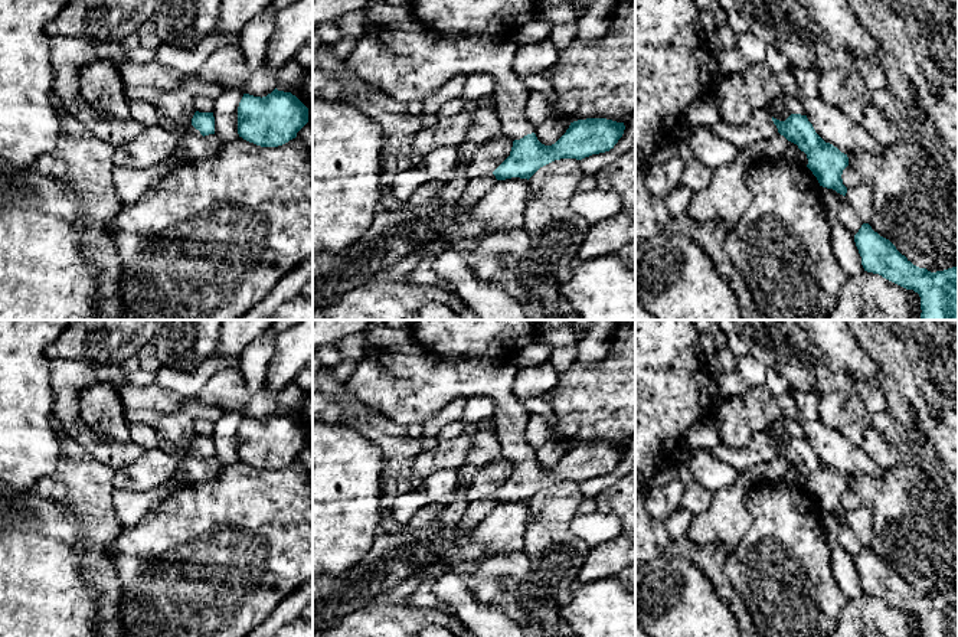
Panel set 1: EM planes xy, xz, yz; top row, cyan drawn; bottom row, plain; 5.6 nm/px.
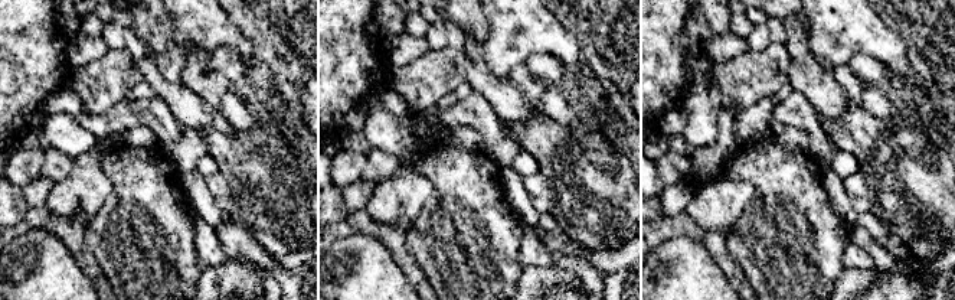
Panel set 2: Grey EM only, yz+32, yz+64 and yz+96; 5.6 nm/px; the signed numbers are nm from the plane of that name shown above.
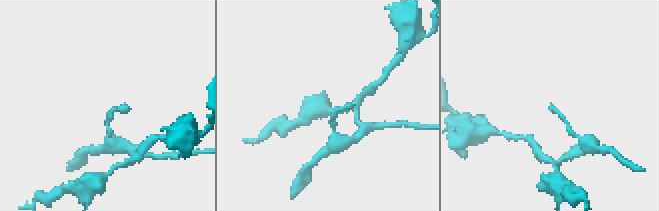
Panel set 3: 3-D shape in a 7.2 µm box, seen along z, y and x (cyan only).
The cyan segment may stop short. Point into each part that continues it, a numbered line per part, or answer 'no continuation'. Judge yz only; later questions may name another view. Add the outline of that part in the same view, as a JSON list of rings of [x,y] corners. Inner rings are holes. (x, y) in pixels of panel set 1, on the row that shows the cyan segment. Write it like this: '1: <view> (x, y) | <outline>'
1: yz (759, 127) | [[[756,108],[752,117],[742,125],[720,121],[707,127],[716,137],[732,144],[740,153],[752,143],[771,140],[779,134],[766,108]]]

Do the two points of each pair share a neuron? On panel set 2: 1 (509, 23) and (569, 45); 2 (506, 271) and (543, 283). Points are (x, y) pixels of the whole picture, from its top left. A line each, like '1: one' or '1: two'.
1: one
2: two

